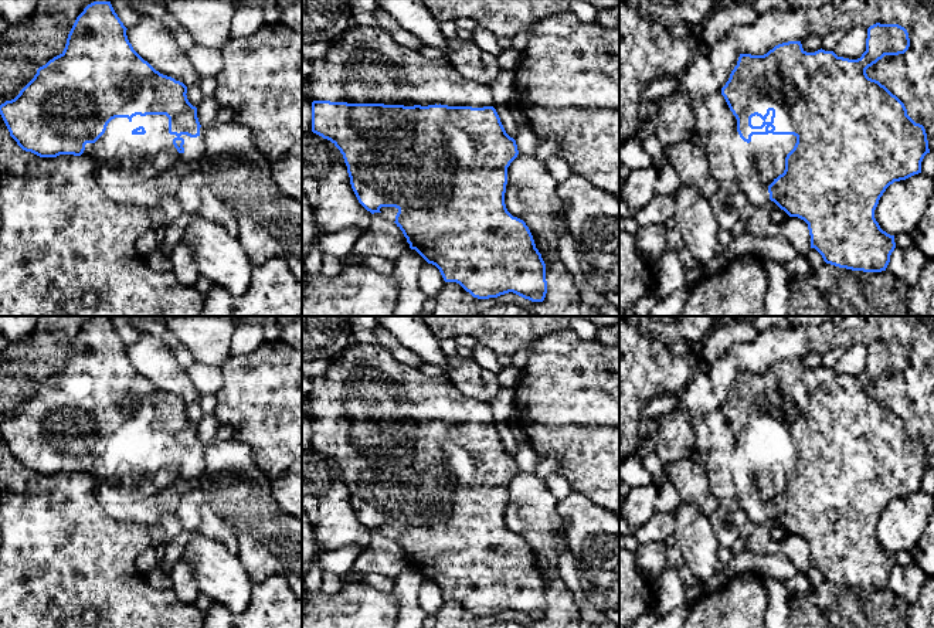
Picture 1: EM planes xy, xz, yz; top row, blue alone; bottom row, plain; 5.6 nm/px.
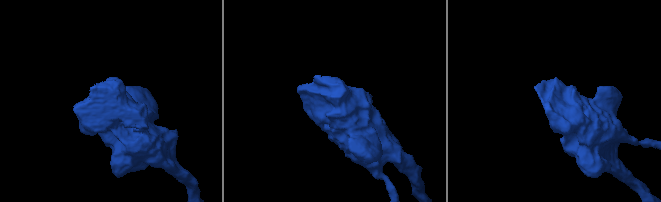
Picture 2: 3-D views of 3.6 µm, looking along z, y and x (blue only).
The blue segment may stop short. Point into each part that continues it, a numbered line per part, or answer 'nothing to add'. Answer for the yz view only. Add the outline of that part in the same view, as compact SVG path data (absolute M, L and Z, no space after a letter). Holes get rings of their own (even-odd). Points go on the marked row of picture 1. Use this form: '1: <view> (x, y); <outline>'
1: yz (737, 166); M714 92L694 99L694 132L700 136L709 159L709 170L720 189L728 193L743 193L755 207L770 201L768 186L785 170L785 157L794 149L794 135L753 135L751 142L744 142L737 132L737 119L730 111L724 96Z

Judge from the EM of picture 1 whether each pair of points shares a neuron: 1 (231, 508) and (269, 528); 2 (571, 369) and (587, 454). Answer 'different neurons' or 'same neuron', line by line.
1: same neuron
2: same neuron

